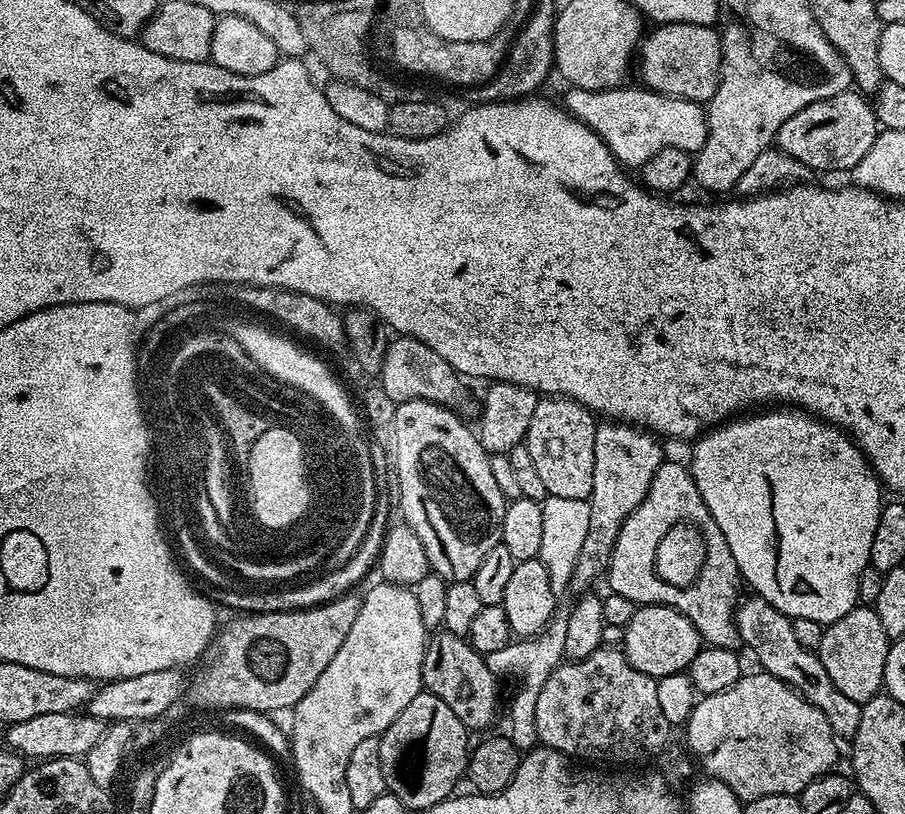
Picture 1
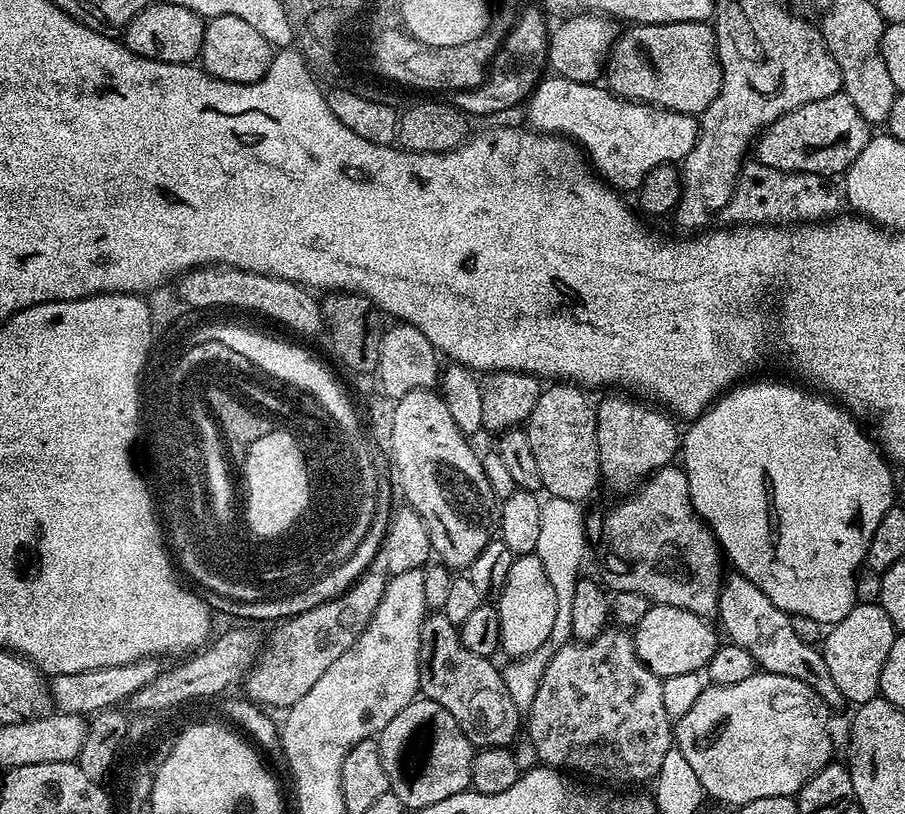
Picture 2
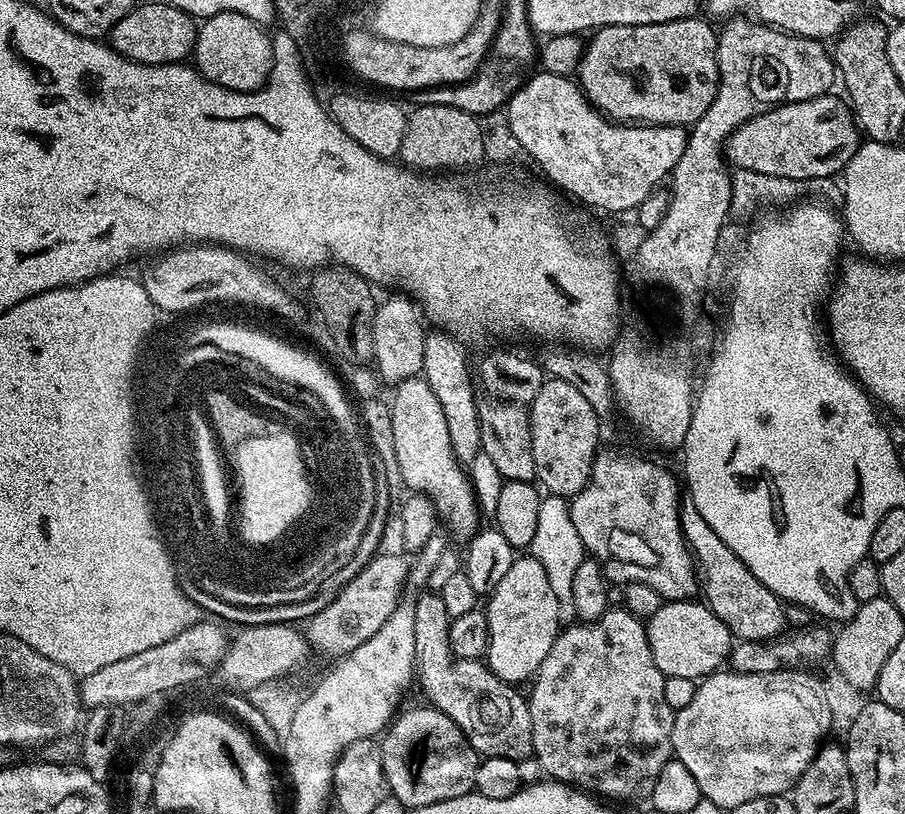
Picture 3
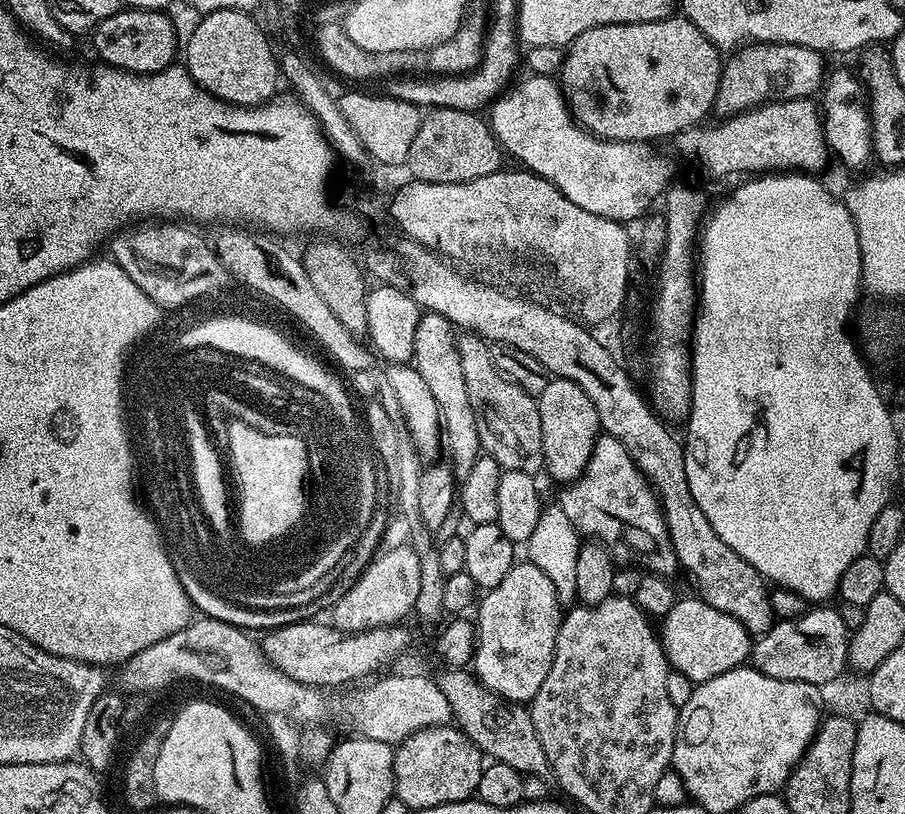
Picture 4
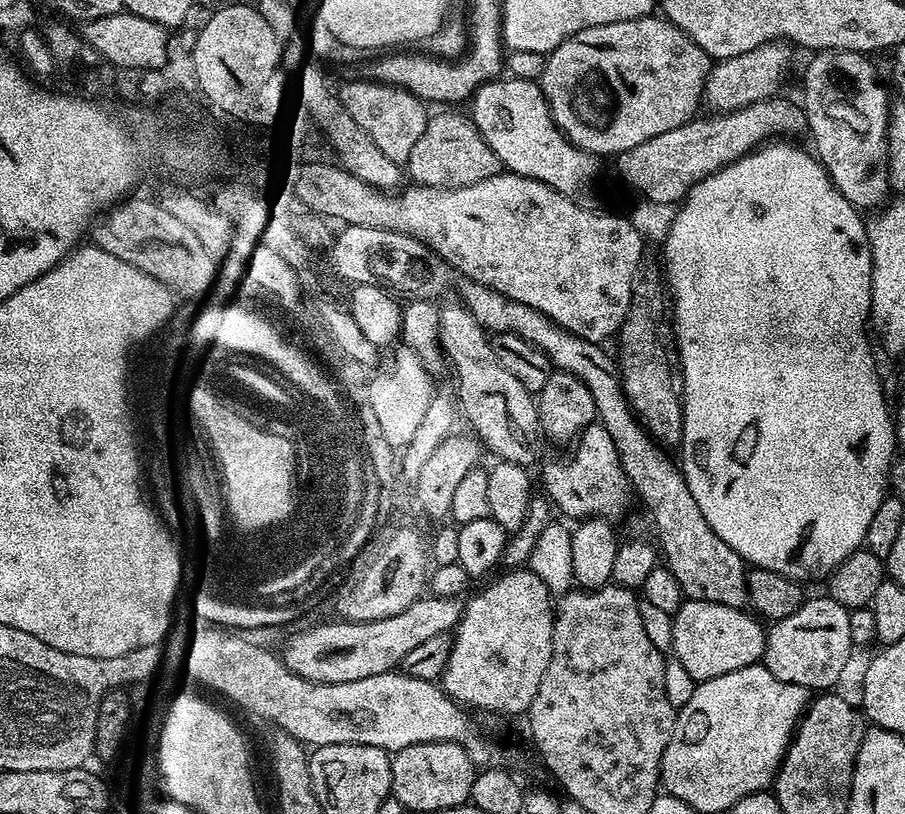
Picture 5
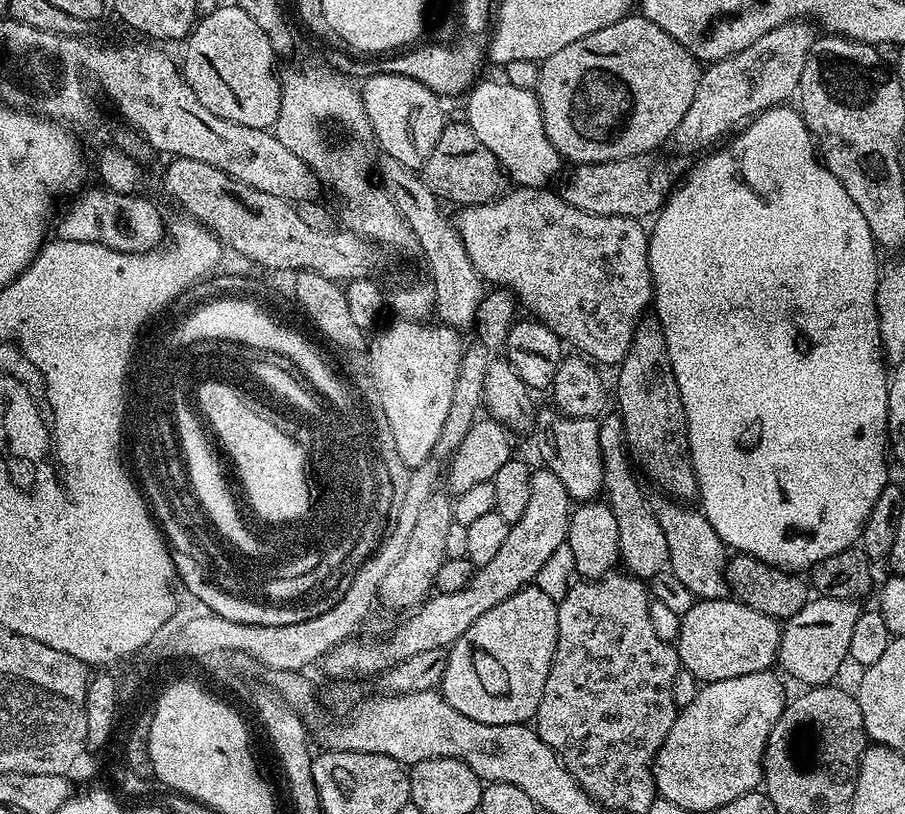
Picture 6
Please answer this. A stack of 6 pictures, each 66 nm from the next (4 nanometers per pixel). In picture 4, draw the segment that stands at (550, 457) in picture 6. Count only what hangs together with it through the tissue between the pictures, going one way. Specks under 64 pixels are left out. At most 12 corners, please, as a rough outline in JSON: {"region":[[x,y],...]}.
{"region":[[601,434],[558,506],[614,561],[677,575],[660,500]]}

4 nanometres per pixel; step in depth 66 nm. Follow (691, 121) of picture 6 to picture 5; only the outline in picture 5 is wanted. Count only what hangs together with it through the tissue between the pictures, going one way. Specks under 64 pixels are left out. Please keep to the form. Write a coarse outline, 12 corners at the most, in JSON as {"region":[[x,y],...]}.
{"region":[[759,44],[713,63],[704,102],[716,114],[773,99],[793,45]]}

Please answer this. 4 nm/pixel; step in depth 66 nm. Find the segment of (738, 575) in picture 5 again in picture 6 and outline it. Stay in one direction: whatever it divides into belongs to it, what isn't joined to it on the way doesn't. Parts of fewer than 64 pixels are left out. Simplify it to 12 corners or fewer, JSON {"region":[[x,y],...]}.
{"region":[[655,505],[668,568],[696,600],[729,595],[730,552],[703,511]]}

